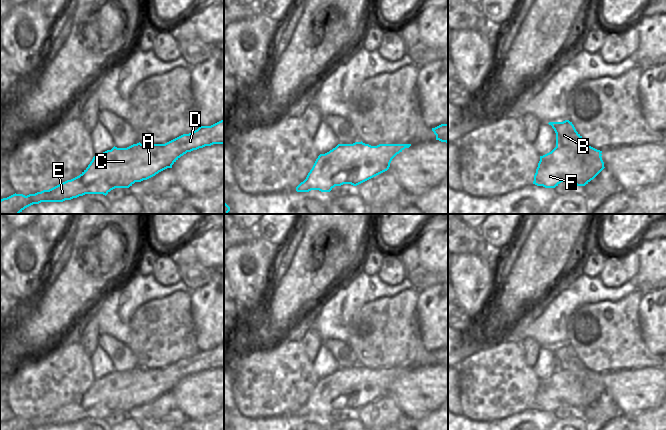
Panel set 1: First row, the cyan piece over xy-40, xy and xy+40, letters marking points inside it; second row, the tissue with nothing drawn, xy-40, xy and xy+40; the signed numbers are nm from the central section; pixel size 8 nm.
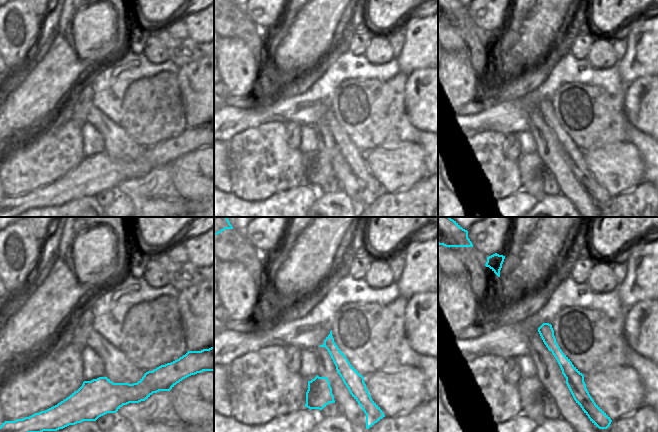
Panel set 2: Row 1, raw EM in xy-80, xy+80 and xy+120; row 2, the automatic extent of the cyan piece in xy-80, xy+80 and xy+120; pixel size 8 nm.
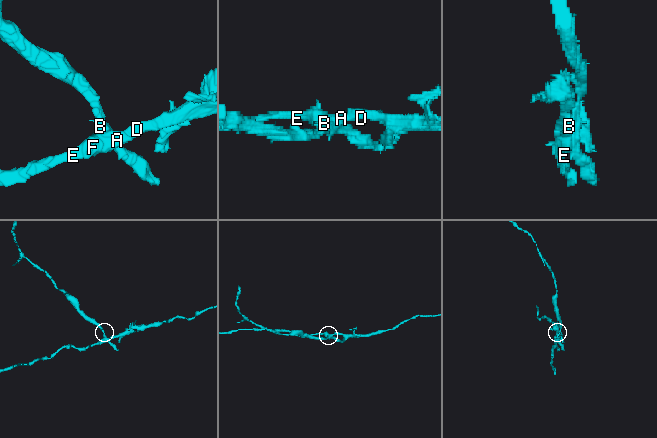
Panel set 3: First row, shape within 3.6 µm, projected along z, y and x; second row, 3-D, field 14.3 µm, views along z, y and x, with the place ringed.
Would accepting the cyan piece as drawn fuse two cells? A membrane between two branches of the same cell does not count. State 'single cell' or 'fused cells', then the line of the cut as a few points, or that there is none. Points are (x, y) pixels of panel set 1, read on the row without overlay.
fused cells; cut xy+40 (556, 367), (570, 370), (593, 397), (598, 397), (604, 391)

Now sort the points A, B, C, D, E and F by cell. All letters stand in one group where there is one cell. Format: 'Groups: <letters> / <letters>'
Groups: A C D E F / B

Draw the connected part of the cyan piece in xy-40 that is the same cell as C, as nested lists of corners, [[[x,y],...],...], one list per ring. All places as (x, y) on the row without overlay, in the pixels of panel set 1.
[[[224,343],[211,350],[200,350],[197,354],[183,358],[165,368],[141,368],[139,366],[127,372],[114,370],[111,374],[94,380],[88,391],[79,400],[35,418],[25,420],[15,417],[1,423],[0,430],[31,430],[41,426],[63,426],[85,418],[106,420],[115,412],[129,412],[135,406],[147,404],[167,392],[172,392],[172,389],[187,376],[213,368],[224,368]]]

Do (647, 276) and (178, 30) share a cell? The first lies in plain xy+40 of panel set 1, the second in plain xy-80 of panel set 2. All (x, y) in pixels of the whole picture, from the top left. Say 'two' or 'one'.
two

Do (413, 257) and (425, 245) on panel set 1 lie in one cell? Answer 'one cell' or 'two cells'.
two cells

